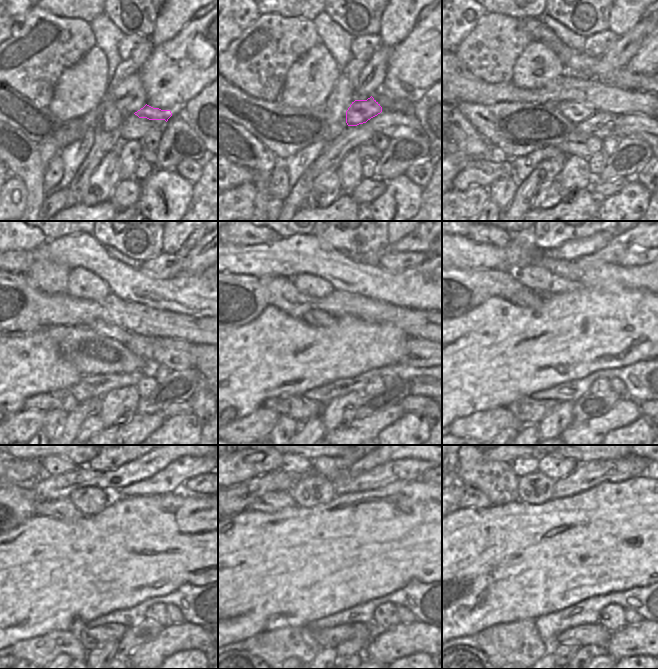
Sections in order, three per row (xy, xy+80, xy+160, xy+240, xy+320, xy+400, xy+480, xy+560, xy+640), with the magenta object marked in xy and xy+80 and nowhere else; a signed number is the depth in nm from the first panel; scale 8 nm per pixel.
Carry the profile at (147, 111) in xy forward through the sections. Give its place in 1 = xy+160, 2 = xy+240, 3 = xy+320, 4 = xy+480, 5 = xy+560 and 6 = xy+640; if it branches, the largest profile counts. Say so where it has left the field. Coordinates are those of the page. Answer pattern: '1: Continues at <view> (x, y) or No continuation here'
1: Continues at xy+160 (576, 112)
2: Continues at xy+240 (112, 331)
3: Continues at xy+320 (314, 317)
4: Continues at xy+480 (63, 509)
5: Continues at xy+560 (270, 502)
6: Continues at xy+640 (471, 497)

